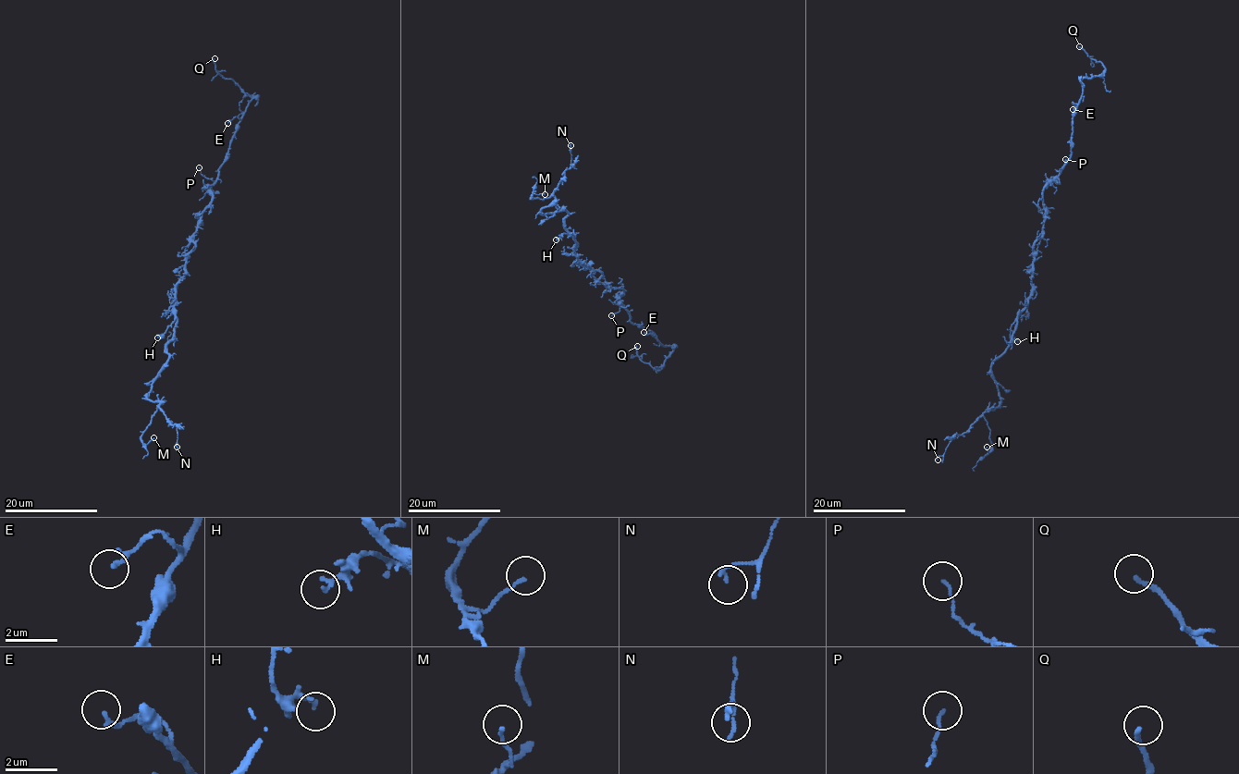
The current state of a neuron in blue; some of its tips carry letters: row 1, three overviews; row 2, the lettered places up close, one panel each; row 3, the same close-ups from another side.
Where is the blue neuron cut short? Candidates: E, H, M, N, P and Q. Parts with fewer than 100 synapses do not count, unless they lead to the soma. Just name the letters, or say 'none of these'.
Q

